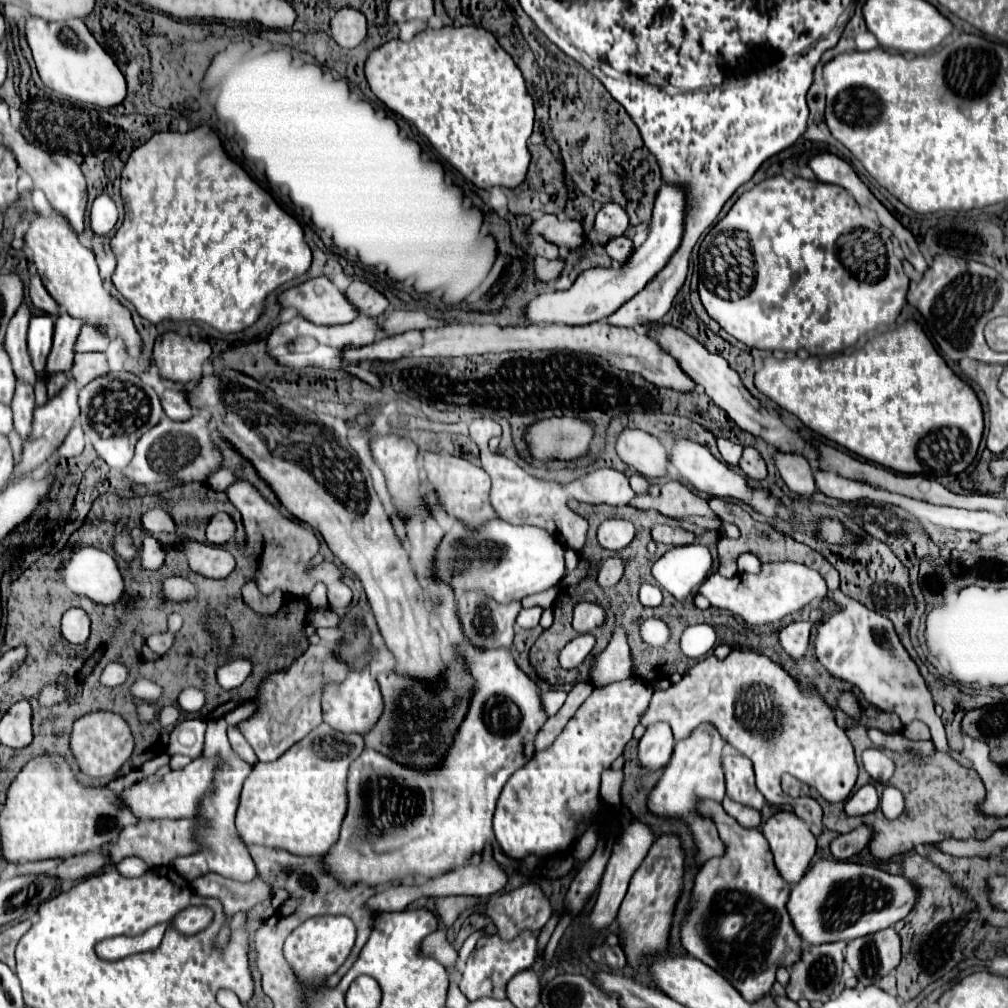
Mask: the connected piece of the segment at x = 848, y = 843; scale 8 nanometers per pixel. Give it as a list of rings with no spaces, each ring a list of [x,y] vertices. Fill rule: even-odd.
[[[861,826],[849,834],[841,834],[831,842],[831,852],[836,859],[849,860],[867,846],[869,836],[871,830],[867,826]]]

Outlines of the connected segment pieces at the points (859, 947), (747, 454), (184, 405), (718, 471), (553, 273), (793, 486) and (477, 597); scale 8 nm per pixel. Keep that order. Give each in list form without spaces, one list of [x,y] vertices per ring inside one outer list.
[[[885,928],[881,932],[847,942],[845,962],[865,986],[877,984],[883,976],[897,968],[899,960],[901,944],[899,934],[893,928]]]
[[[745,448],[743,450],[743,458],[739,462],[739,468],[755,482],[761,482],[767,478],[767,468],[763,458],[759,456],[759,452],[755,448]]]
[[[167,388],[161,396],[161,404],[163,404],[163,410],[165,414],[171,418],[171,420],[187,420],[193,416],[193,408],[189,404],[189,398],[187,394],[181,390],[175,390],[175,388]]]
[[[675,440],[671,450],[669,450],[669,464],[673,468],[677,468],[677,472],[693,486],[697,488],[699,492],[707,494],[707,496],[717,496],[717,498],[737,498],[737,500],[743,500],[747,502],[749,506],[753,506],[757,512],[763,512],[765,516],[781,516],[785,518],[789,514],[789,510],[785,506],[781,506],[779,500],[775,500],[769,492],[765,490],[751,490],[745,482],[743,476],[739,476],[733,468],[729,468],[727,464],[719,462],[705,446],[697,444],[697,442],[691,442],[691,440]]]
[[[535,258],[535,276],[541,282],[551,282],[559,276],[559,272],[563,270],[563,260],[545,260],[545,258]]]
[[[775,452],[775,466],[787,484],[787,488],[799,496],[813,496],[817,492],[813,482],[813,470],[799,454]]]
[[[463,594],[457,598],[457,614],[463,626],[463,634],[477,650],[491,650],[491,648],[511,648],[515,636],[515,616],[519,614],[521,604],[497,604],[493,600],[483,598],[481,594]]]

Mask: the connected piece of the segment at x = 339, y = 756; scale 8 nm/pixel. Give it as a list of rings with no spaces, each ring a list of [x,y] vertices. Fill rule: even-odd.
[[[317,726],[303,742],[291,746],[275,762],[259,762],[243,784],[237,808],[237,832],[249,844],[283,848],[299,856],[323,856],[339,840],[339,830],[347,812],[347,774],[349,766],[363,752],[363,738],[359,734],[343,734],[331,726]]]

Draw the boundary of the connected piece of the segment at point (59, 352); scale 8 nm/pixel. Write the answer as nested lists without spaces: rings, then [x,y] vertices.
[[[65,310],[55,320],[55,334],[53,334],[53,350],[47,358],[47,372],[67,370],[71,368],[71,362],[75,358],[75,338],[79,336],[79,330],[83,326],[83,320],[71,318]]]

